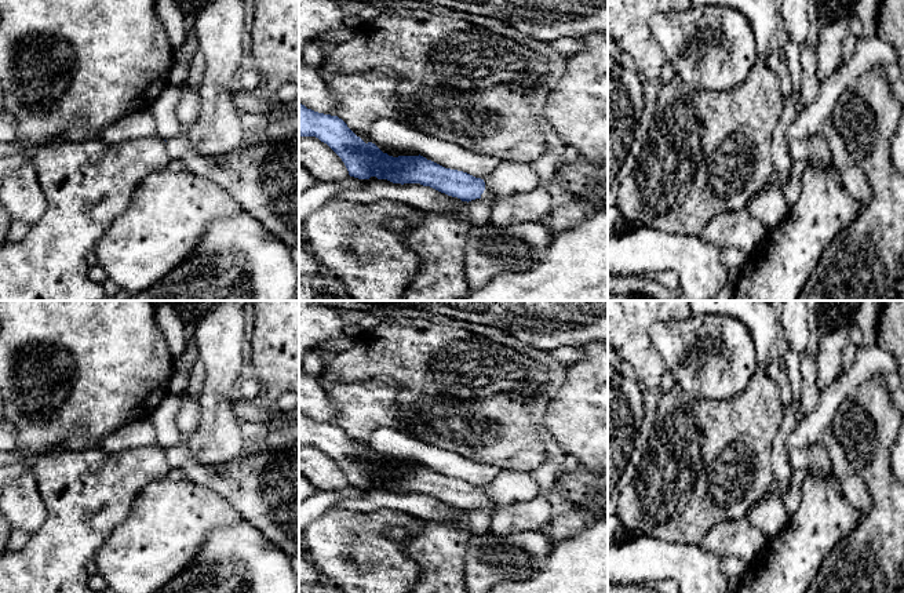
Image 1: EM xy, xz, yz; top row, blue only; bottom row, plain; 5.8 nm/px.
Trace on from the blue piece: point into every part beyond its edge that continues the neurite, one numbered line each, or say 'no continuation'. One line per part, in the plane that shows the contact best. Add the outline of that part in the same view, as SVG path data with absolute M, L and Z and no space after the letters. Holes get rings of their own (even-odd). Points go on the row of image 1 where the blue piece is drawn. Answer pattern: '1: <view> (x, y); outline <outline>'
1: xz (487, 196); outline M485 188L484 193L481 194L481 199L489 204L495 204L497 200L488 188Z

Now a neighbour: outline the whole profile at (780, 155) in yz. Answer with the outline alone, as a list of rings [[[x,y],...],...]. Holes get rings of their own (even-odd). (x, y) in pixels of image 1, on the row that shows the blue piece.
[[[784,40],[784,52],[787,57],[788,73],[792,83],[792,92],[784,98],[783,113],[777,123],[777,127],[772,139],[772,161],[773,168],[777,174],[790,171],[794,160],[790,156],[788,142],[787,142],[787,128],[797,120],[801,110],[797,108],[797,94],[801,91],[802,84],[802,65],[799,61],[801,46]]]

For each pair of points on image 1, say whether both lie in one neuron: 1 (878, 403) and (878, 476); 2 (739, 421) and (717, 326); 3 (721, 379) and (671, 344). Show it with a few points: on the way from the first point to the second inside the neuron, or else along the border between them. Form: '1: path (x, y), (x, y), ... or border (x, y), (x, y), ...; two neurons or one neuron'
1: path (878, 421), (881, 443), (878, 446), (878, 458); one neuron
2: border (754, 371), (742, 390), (722, 400); two neurons
3: path (704, 379), (693, 379), (675, 366), (675, 360); one neuron

